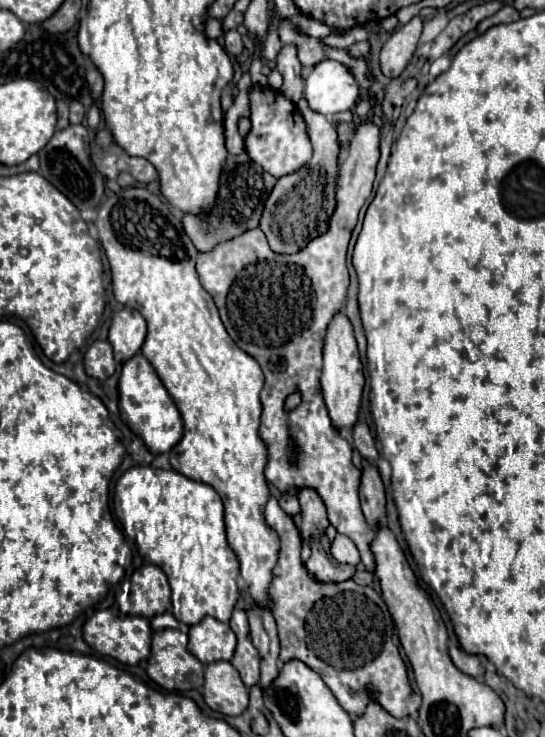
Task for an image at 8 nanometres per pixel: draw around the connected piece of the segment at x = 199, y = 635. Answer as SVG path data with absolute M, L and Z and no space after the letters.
M204 616L198 624L190 626L188 650L202 662L210 664L216 660L230 660L236 648L236 636L228 624Z

